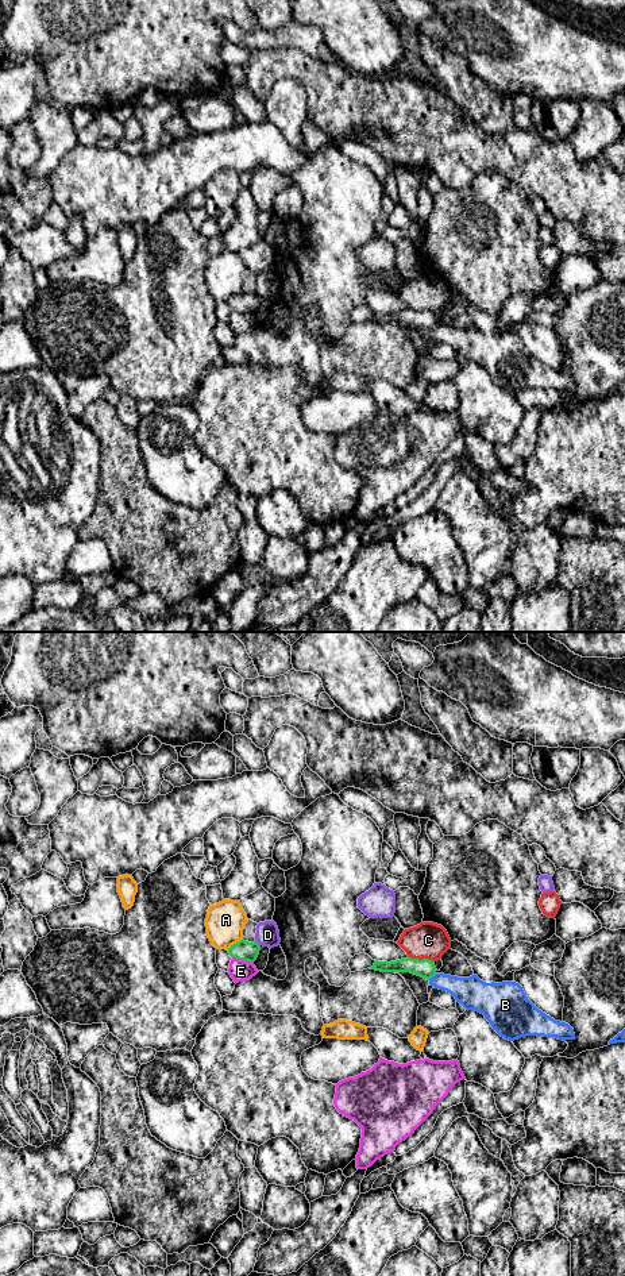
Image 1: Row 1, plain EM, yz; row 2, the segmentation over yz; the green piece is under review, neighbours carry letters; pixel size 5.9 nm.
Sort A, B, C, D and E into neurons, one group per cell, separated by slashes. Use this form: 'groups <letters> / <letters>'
groups A / B / C / D / E

